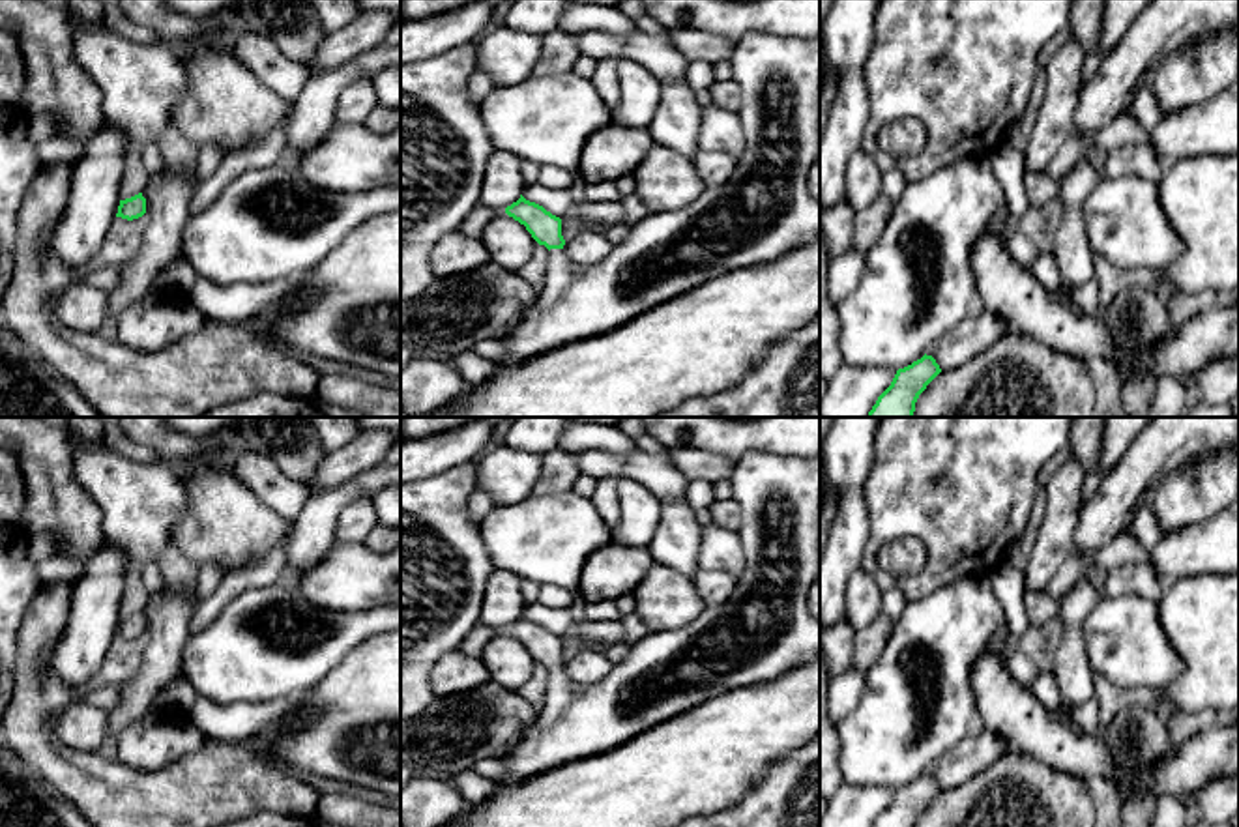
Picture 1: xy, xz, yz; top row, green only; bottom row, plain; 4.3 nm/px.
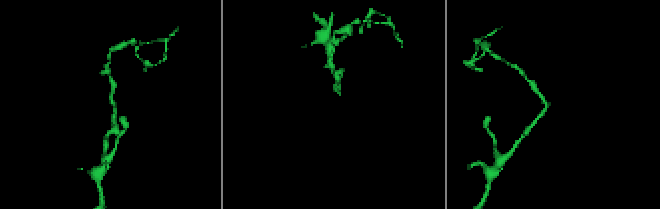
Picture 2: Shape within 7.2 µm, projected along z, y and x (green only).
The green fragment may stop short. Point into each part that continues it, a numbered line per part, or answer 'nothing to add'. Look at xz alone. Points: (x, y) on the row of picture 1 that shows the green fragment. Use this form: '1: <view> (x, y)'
1: xz (764, 210)

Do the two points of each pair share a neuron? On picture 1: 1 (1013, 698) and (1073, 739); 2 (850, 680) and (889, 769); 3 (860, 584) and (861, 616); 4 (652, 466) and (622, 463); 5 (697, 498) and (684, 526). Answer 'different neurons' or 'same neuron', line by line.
1: same neuron
2: different neurons
3: same neuron
4: same neuron
5: different neurons

